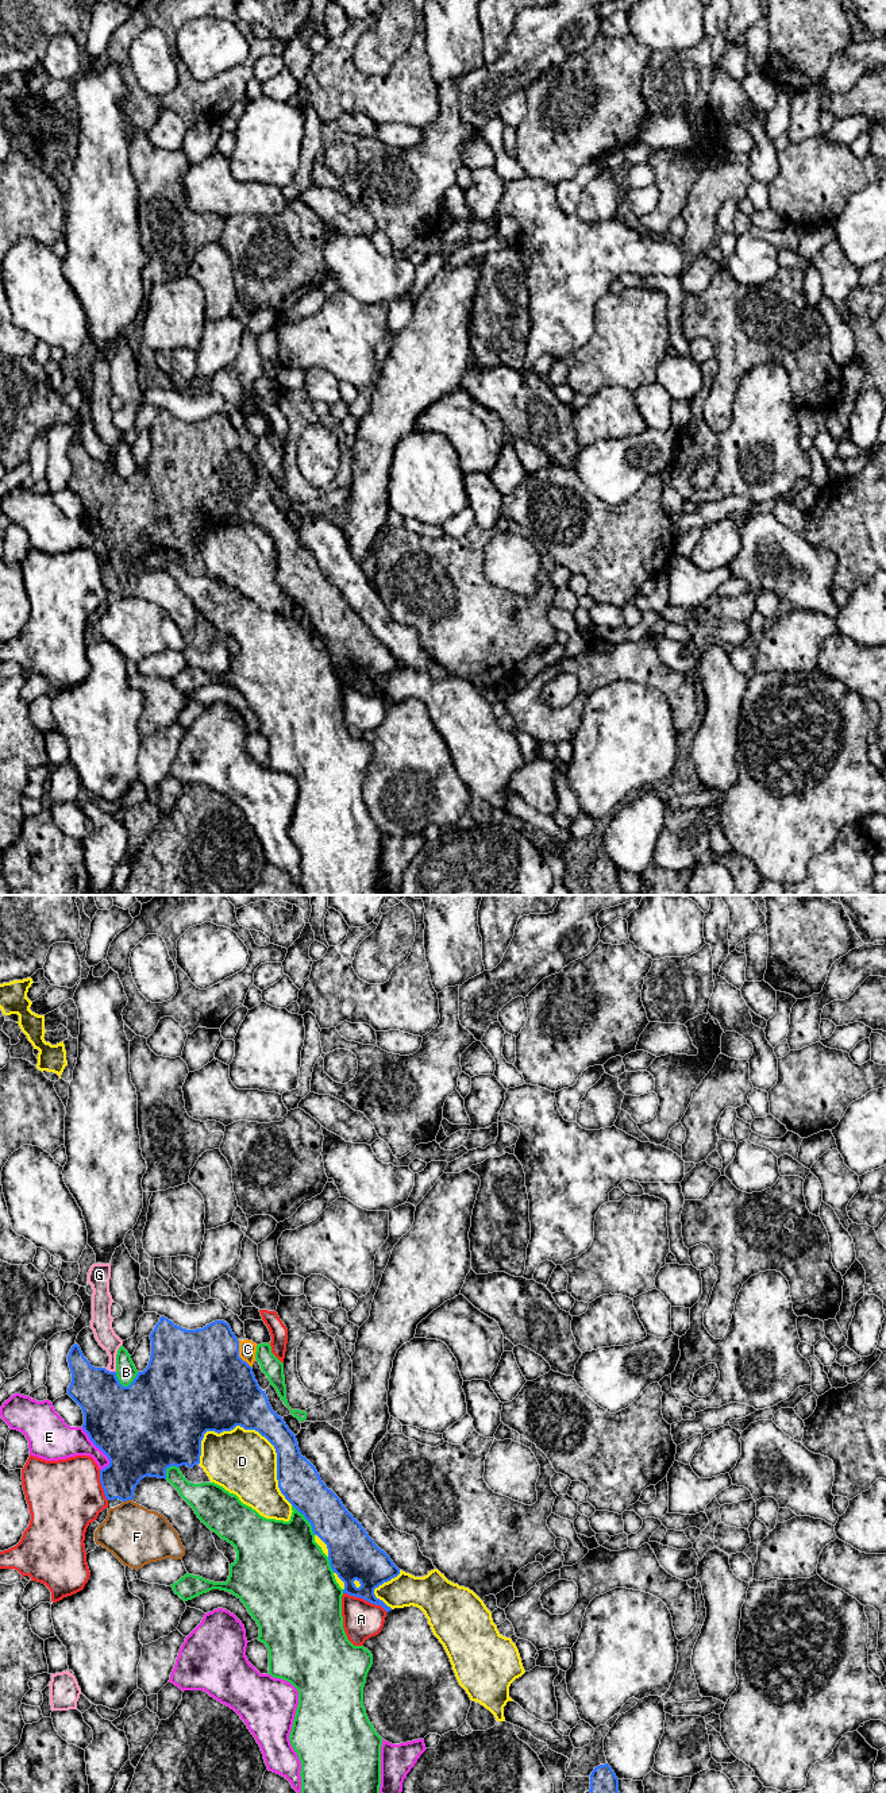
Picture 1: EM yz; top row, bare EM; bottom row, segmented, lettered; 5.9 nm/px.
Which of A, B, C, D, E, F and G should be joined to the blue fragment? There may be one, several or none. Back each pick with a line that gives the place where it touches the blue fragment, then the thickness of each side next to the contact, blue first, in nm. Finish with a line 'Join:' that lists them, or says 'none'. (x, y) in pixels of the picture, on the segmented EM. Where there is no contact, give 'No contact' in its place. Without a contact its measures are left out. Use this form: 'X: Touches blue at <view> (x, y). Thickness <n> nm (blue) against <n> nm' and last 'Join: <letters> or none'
C: Touches blue at yz (238, 1354). Thickness 500 nm (blue) against 100 nm
Join: C

